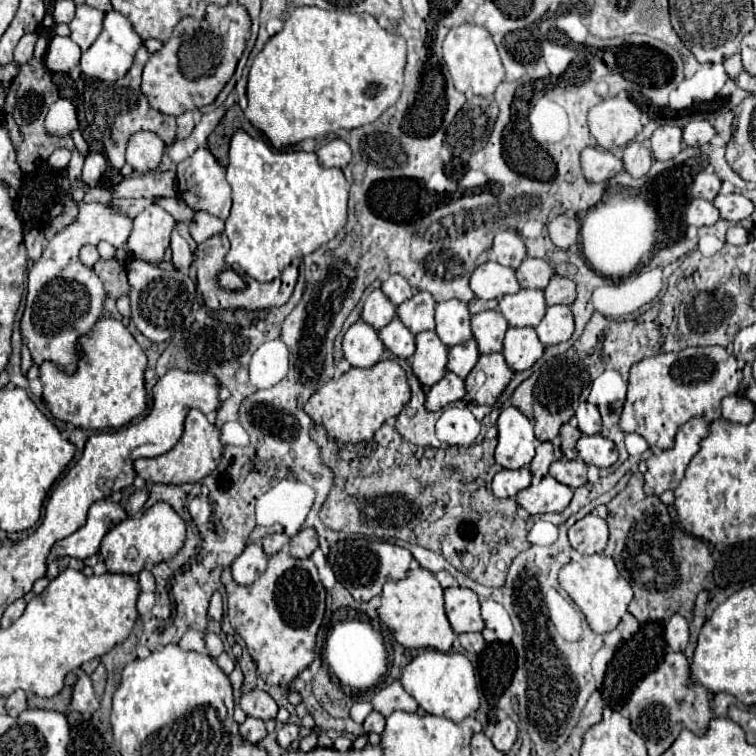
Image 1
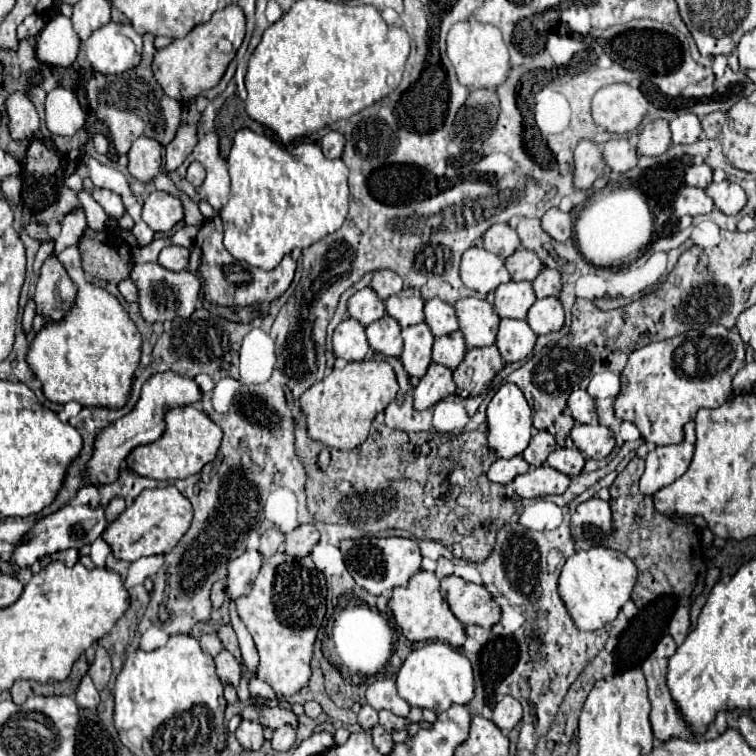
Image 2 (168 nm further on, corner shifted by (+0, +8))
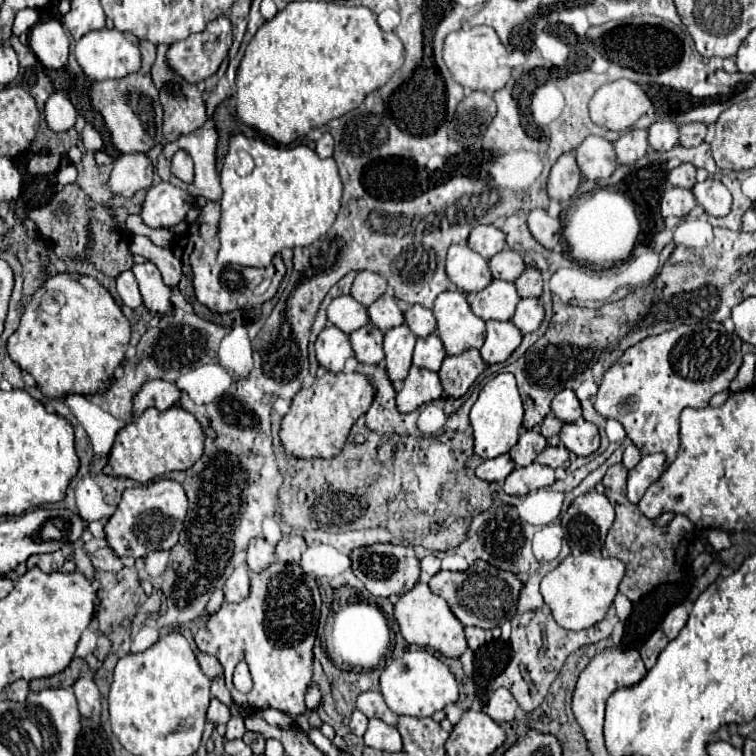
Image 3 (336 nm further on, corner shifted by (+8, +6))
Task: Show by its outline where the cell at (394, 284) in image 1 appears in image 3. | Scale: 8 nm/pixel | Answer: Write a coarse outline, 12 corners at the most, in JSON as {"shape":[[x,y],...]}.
{"shape":[[359,271],[351,297],[369,307],[385,291],[387,281],[371,271]]}

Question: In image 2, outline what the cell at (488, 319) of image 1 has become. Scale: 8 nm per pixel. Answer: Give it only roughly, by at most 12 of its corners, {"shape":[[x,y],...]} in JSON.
{"shape":[[485,299],[455,303],[467,347],[493,345],[499,315]]}

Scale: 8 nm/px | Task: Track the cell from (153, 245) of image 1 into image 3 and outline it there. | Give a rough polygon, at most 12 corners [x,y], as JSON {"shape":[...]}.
{"shape":[[161,181],[147,191],[141,219],[153,229],[181,223],[195,199]]}

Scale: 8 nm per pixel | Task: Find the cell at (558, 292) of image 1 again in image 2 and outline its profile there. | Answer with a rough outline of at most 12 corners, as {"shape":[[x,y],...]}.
{"shape":[[543,267],[533,281],[539,299],[557,297],[563,287],[557,269]]}

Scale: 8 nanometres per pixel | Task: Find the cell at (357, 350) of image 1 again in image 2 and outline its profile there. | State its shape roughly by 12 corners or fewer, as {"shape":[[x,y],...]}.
{"shape":[[351,317],[333,333],[335,357],[363,361],[369,353],[365,327]]}

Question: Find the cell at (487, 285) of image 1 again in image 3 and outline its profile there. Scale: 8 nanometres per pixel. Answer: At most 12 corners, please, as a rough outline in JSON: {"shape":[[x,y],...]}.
{"shape":[[467,245],[447,251],[447,277],[465,293],[491,283],[487,259]]}

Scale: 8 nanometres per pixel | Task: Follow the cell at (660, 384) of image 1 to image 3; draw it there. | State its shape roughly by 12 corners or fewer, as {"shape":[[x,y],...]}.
{"shape":[[723,323],[645,337],[609,367],[595,409],[643,453],[679,451],[679,415],[743,361]]}

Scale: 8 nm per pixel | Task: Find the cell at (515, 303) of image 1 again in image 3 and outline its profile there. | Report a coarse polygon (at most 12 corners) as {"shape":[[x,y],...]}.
{"shape":[[491,281],[471,299],[481,319],[509,321],[519,303],[515,285]]}

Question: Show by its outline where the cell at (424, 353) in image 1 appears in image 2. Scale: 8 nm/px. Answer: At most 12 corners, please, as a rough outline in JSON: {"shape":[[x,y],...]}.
{"shape":[[427,323],[405,327],[405,371],[423,377],[435,343]]}

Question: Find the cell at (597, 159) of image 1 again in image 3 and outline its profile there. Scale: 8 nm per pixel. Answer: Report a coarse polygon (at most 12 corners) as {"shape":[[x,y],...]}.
{"shape":[[575,151],[563,153],[547,179],[547,195],[569,201],[581,183]]}

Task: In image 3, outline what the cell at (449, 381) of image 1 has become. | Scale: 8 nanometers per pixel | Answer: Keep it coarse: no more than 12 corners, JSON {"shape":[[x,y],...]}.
{"shape":[[411,367],[397,411],[411,413],[443,393],[439,375]]}

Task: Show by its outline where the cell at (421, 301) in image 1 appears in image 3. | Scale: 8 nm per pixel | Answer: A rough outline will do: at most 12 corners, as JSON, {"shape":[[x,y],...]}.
{"shape":[[385,293],[367,307],[371,323],[383,333],[403,325],[397,299]]}

